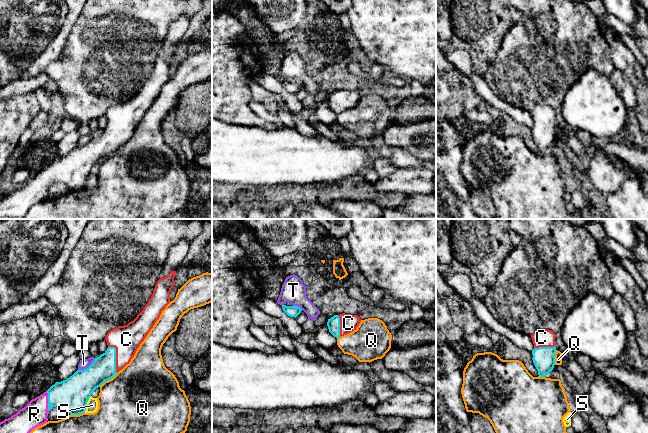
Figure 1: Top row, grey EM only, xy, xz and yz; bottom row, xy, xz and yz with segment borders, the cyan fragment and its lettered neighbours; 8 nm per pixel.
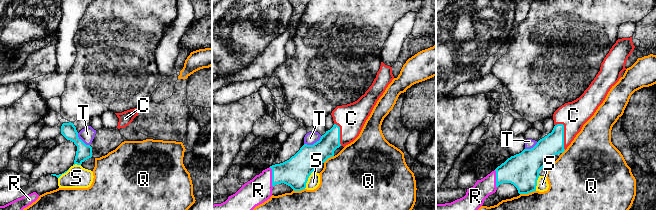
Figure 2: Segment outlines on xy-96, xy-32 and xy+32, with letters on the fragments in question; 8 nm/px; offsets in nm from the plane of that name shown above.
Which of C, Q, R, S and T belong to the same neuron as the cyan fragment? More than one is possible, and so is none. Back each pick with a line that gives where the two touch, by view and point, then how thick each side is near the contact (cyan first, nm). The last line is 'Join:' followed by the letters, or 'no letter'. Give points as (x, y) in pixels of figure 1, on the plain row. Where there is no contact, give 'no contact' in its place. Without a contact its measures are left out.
C: meets cyan in xy at (115, 133); 200 nm thick on the cyan side, 220 nm on the other
R: meets cyan in xy at (48, 177); 260 nm thick on the cyan side, 200 nm on the other
Join: C, R

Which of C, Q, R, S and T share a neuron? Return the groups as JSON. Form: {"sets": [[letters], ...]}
{"sets": [["C", "R"], ["Q"], ["S"], ["T"]]}

